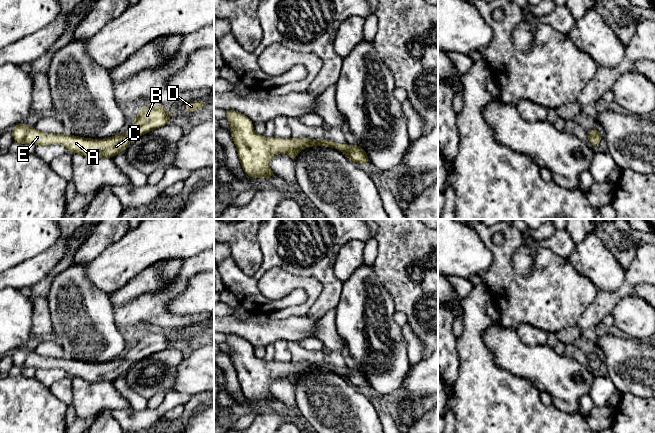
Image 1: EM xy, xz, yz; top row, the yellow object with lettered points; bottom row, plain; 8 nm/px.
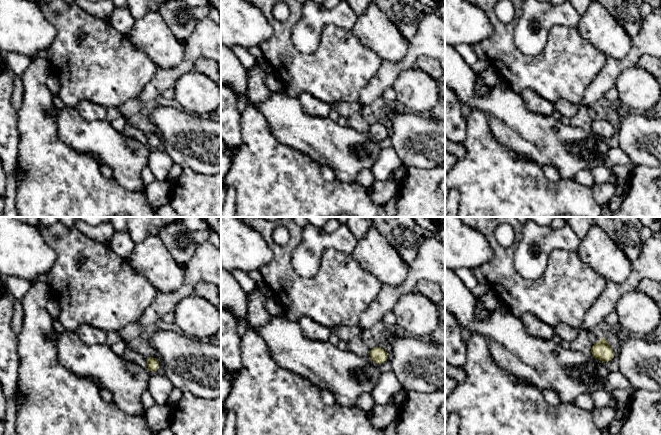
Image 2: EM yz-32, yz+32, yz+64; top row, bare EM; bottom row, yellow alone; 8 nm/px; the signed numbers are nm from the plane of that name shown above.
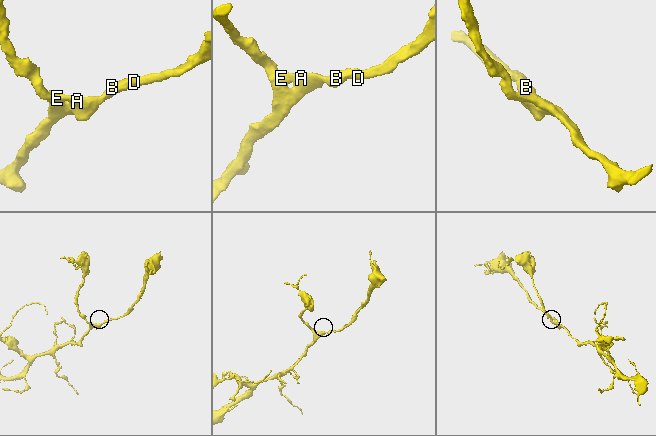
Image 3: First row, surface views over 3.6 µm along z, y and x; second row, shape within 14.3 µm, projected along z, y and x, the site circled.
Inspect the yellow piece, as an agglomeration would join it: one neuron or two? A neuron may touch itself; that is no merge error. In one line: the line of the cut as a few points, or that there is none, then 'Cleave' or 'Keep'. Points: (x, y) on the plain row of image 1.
No split. Keep

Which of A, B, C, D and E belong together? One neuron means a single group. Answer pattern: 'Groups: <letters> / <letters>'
Groups: A B C D E

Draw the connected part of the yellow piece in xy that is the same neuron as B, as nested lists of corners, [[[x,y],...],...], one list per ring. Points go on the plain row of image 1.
[[[146,329],[140,332],[134,346],[125,358],[116,358],[103,363],[91,363],[70,358],[53,358],[38,355],[35,351],[19,347],[10,353],[13,365],[22,369],[32,367],[37,369],[63,369],[70,377],[79,377],[89,383],[101,381],[114,382],[123,376],[132,364],[160,352],[169,347],[172,339],[165,330]]]

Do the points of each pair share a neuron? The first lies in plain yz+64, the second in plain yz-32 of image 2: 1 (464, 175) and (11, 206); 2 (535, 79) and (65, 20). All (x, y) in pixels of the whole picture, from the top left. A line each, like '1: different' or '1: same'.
1: different
2: same

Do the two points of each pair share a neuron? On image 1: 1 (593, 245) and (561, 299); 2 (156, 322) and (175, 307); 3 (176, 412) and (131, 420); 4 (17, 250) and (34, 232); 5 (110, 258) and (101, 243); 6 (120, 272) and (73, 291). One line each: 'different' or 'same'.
1: different
2: different
3: different
4: same
5: different
6: different

